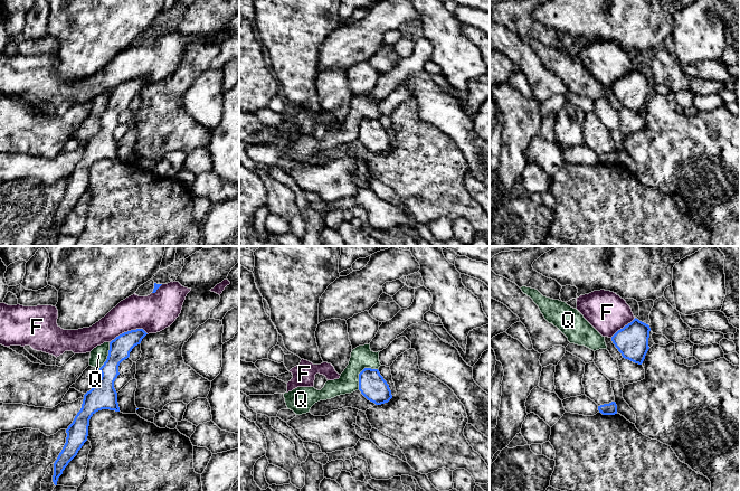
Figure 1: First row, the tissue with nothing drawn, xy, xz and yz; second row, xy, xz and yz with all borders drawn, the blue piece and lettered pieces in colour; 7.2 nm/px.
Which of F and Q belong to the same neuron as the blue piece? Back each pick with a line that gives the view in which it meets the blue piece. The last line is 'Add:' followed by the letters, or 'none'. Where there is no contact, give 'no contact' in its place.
Add: none

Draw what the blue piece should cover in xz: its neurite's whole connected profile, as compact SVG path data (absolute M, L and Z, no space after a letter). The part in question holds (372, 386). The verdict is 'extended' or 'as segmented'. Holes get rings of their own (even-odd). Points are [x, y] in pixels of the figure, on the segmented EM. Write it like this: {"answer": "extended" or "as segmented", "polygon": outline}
{"answer": "as segmented", "polygon": "M364 368L359 374L359 390L376 405L388 403L392 398L389 385L378 369Z"}

